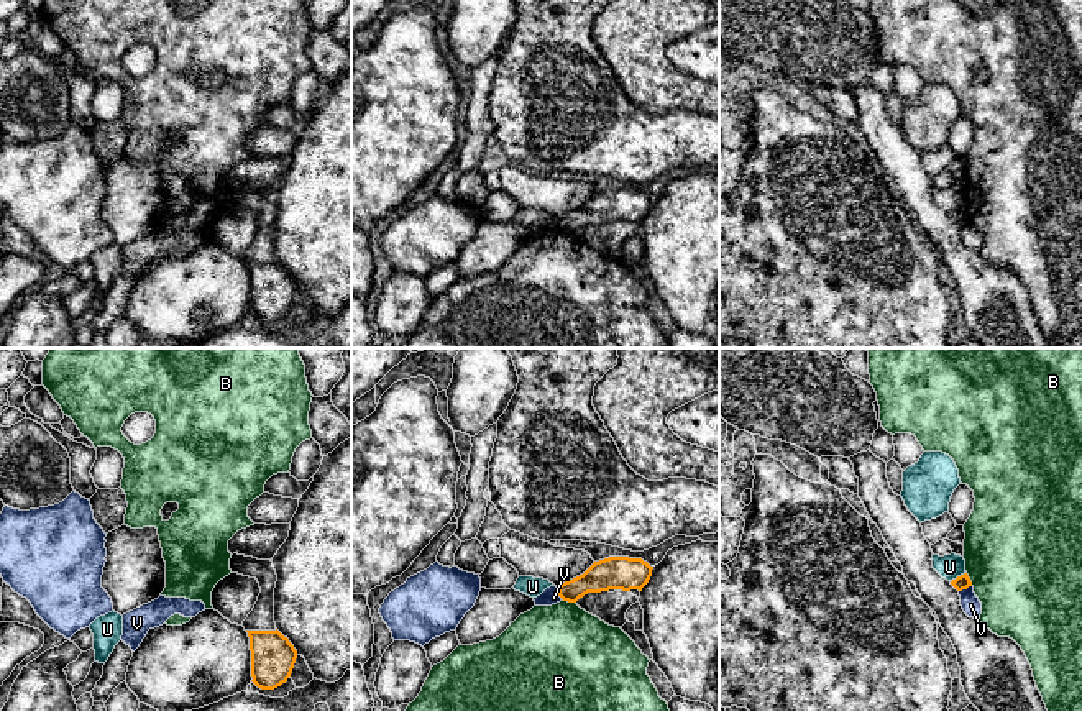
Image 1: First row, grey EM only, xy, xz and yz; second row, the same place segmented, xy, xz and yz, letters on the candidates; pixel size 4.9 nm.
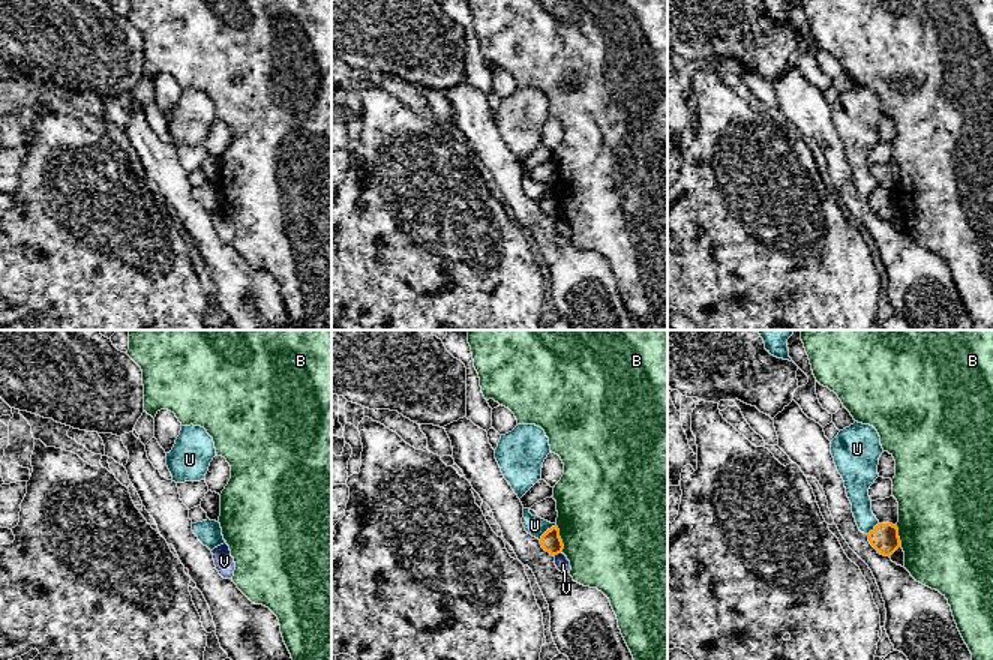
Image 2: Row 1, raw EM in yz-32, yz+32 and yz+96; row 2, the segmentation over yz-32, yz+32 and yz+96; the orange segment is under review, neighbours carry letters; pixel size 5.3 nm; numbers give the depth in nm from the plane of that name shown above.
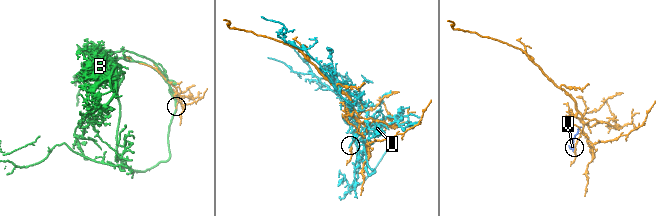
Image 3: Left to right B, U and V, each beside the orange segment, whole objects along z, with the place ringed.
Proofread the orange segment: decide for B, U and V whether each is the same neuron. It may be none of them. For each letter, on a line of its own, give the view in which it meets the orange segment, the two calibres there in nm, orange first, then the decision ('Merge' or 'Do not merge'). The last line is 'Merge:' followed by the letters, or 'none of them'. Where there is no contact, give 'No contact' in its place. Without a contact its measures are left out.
B: Touches orange in xz. Thickness 160 nm (orange) against 460 nm. Do not merge
U: Touches orange in yz. Thickness 70 nm (orange) against 120 nm. Do not merge
V: Touches orange in xz. Thickness 150 nm (orange) against 80 nm. Do not merge
Merge: none of them

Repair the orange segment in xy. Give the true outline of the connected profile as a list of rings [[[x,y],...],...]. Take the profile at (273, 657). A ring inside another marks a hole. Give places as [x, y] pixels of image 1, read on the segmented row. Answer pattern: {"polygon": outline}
{"polygon": [[[277,629],[246,631],[251,650],[253,683],[261,690],[274,690],[292,673],[297,650]]]}

